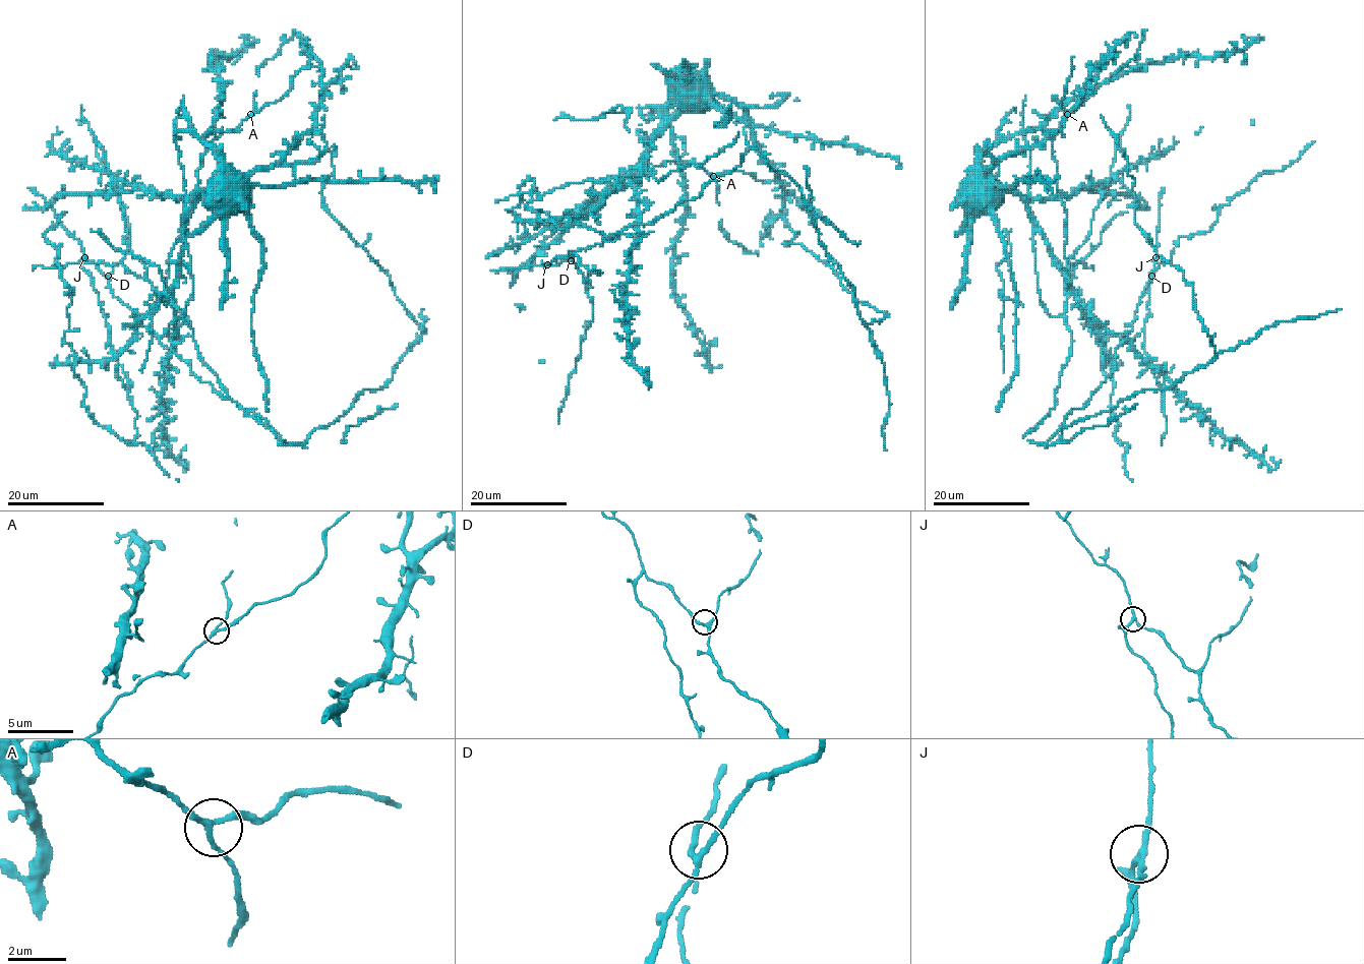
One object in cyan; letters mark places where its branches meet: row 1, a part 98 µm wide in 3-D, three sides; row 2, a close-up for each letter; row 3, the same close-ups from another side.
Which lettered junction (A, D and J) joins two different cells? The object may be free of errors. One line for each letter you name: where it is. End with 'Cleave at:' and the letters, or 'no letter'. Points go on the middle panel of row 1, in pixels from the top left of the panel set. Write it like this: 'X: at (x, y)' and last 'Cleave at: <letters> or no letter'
J: at (547, 264)
Cleave at: J

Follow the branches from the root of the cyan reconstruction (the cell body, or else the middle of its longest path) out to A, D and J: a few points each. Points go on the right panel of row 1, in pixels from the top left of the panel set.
A: (973, 185), (973, 195), (1014, 191), (1026, 202), (1040, 301), (1060, 316), (1070, 277), (1052, 143), (1067, 114)
D: (973, 185), (973, 195), (1014, 191), (1026, 202), (1077, 299), (1122, 339), (1131, 330), (1134, 313), (1151, 276)
J: (973, 185), (973, 195), (1014, 191), (1026, 202), (1077, 299), (1122, 339), (1131, 330), (1155, 257)

